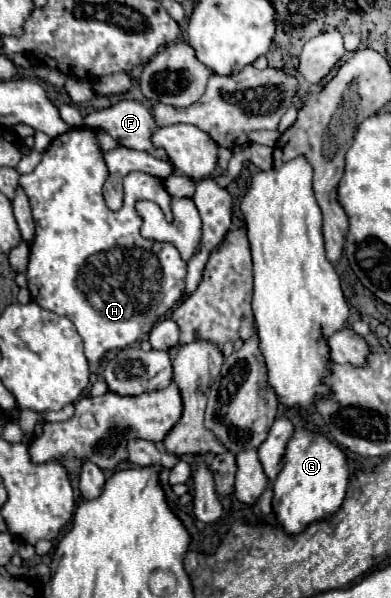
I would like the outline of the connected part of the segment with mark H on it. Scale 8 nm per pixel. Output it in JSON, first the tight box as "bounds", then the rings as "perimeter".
{"bounds":[20,127,186,363],"perimeter":[[[88,127],[62,133],[52,139],[38,167],[30,175],[20,175],[20,185],[30,199],[36,223],[36,237],[30,247],[30,261],[26,269],[32,301],[56,315],[68,317],[76,325],[84,341],[84,355],[90,363],[100,363],[106,351],[124,349],[148,335],[156,321],[162,319],[180,299],[186,277],[186,263],[172,243],[152,241],[140,235],[142,219],[134,209],[138,199],[150,199],[160,205],[166,221],[172,221],[170,195],[164,181],[140,171],[128,173],[124,177],[124,205],[118,213],[110,211],[102,199],[102,185],[108,179],[108,167],[104,165],[96,137],[98,131]]]}

